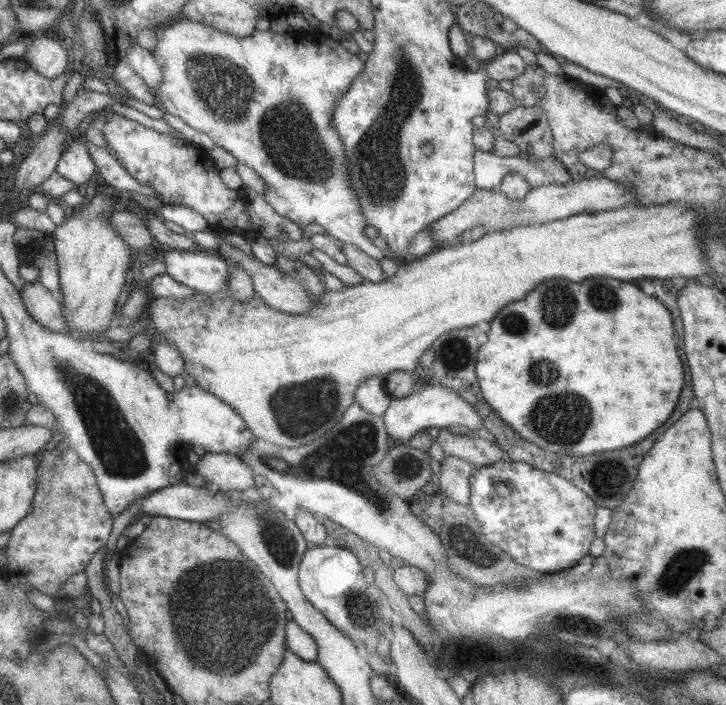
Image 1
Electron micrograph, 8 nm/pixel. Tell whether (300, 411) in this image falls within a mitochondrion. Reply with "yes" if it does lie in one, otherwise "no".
yes

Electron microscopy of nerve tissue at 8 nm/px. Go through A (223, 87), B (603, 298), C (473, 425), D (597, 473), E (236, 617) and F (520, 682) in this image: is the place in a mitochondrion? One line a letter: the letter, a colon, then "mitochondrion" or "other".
A: mitochondrion
B: mitochondrion
C: other
D: other
E: mitochondrion
F: other

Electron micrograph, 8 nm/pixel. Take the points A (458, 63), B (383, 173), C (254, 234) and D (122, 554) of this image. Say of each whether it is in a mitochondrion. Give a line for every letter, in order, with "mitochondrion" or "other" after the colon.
A: other
B: mitochondrion
C: other
D: other

